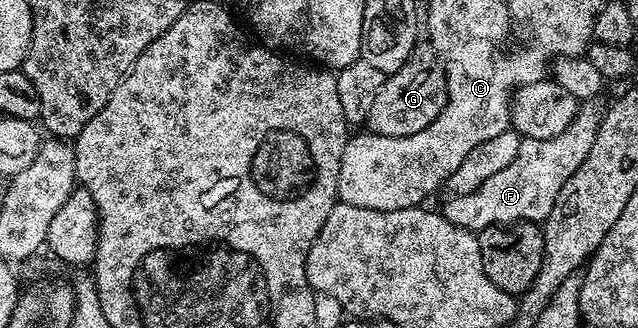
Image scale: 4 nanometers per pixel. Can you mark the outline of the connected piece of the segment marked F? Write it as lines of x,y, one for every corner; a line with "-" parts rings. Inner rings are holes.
588,103
583,106
585,109
577,108
564,133
557,137
523,138
518,155
514,155
510,167
502,167
498,175
490,175
490,179
486,179
478,191
470,191
470,195
447,198
448,202
442,206
446,220
473,231
507,227
522,221
543,223
550,215
562,187
566,187
570,175
582,167
582,159
586,159
586,155
590,155
590,147
594,147
594,135
601,118
594,106

